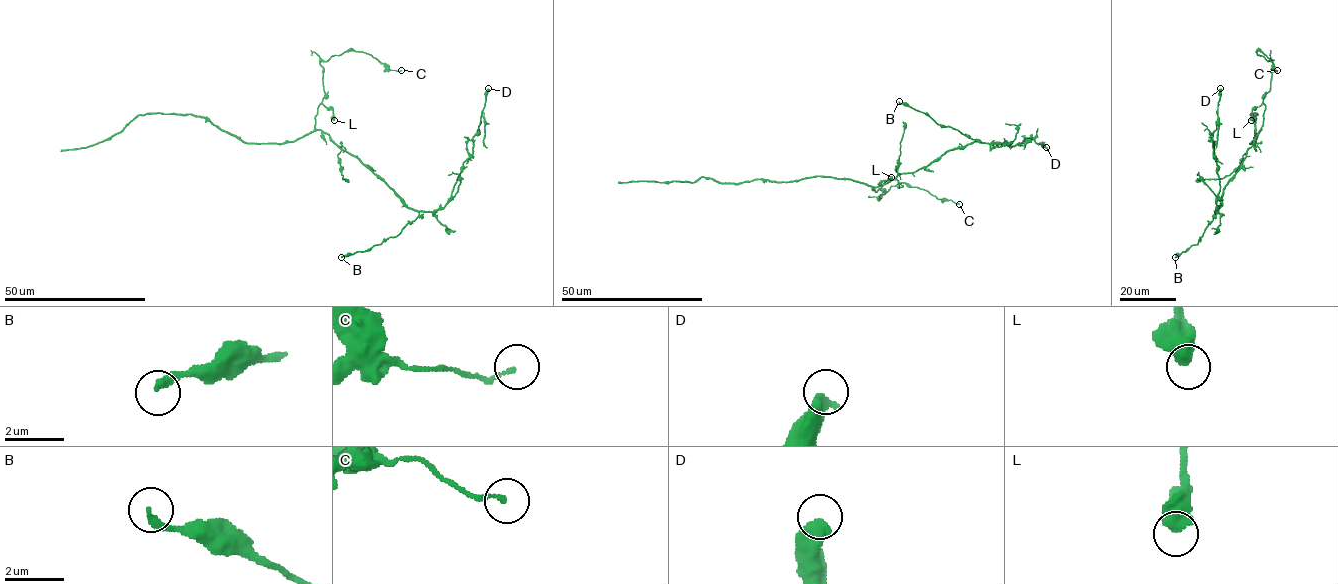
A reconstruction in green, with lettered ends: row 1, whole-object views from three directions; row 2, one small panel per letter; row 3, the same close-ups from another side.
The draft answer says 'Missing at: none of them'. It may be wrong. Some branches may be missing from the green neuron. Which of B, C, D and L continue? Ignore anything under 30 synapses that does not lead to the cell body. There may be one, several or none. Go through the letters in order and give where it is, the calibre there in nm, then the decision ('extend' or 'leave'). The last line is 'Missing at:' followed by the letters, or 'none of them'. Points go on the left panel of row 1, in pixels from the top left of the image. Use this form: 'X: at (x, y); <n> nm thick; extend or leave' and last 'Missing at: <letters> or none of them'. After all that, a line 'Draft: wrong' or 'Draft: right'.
B: at (341, 257); 260 nm thick; leave
C: at (401, 70); 120 nm thick; leave
D: at (488, 88); 480 nm thick; leave
L: at (334, 120); 550 nm thick; leave
Missing at: none of them
Draft: right

